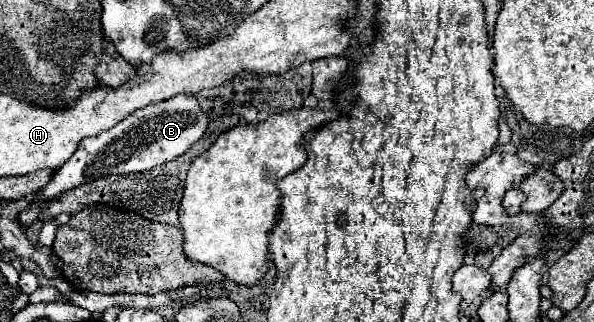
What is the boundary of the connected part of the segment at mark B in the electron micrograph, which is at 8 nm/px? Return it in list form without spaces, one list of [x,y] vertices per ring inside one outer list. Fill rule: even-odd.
[[[178,94],[170,100],[164,100],[162,104],[150,104],[146,108],[140,108],[132,112],[128,118],[118,122],[114,128],[94,136],[84,138],[74,156],[52,176],[52,180],[38,192],[36,200],[22,210],[22,216],[18,216],[18,222],[22,228],[30,228],[34,222],[40,220],[42,210],[46,204],[62,196],[66,190],[72,190],[80,184],[86,184],[96,178],[104,178],[110,174],[134,174],[134,172],[146,172],[154,166],[160,166],[164,162],[170,162],[178,156],[182,156],[194,142],[202,138],[206,132],[208,118],[202,114],[198,100],[194,96]]]

